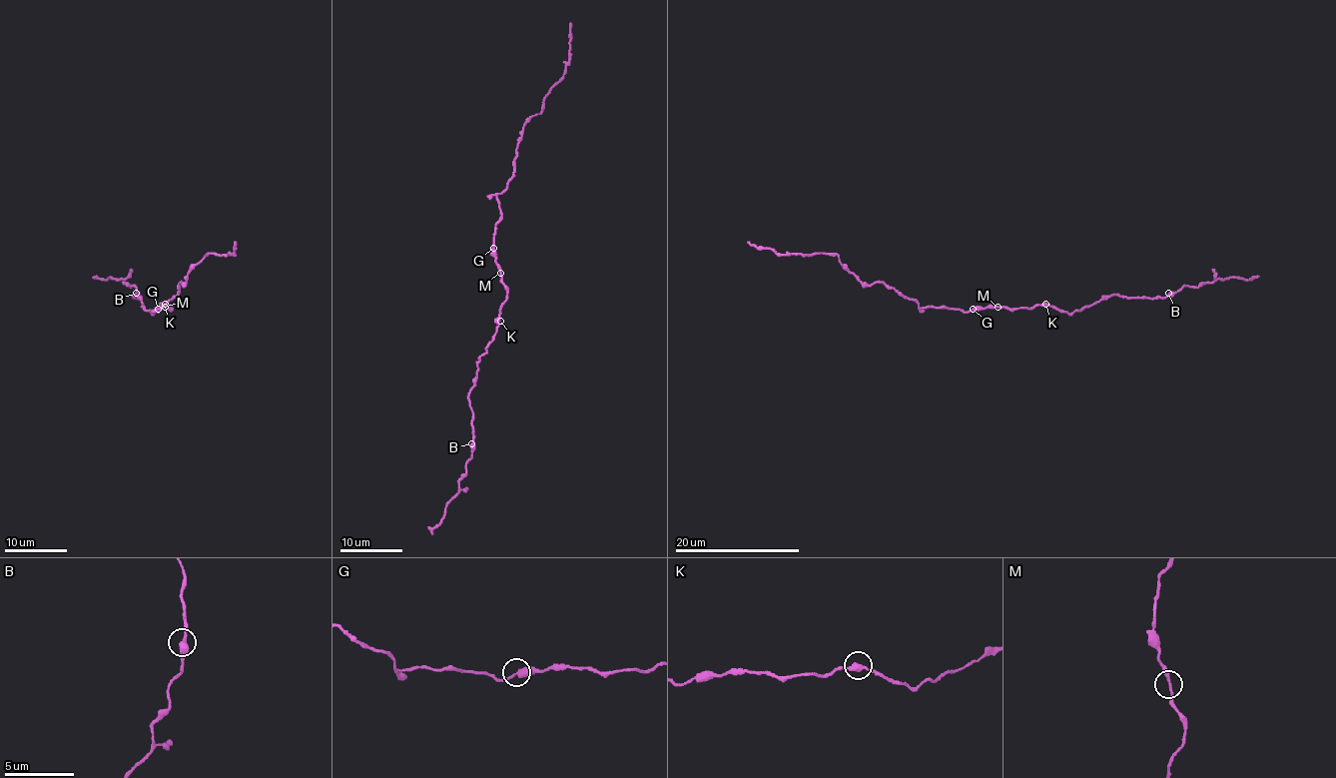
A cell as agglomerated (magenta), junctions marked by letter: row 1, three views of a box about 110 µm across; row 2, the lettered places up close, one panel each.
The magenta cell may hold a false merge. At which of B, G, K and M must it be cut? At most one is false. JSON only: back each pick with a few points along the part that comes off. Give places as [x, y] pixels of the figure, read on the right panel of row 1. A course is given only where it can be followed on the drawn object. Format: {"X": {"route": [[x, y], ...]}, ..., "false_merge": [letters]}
{"false_merge": []}

